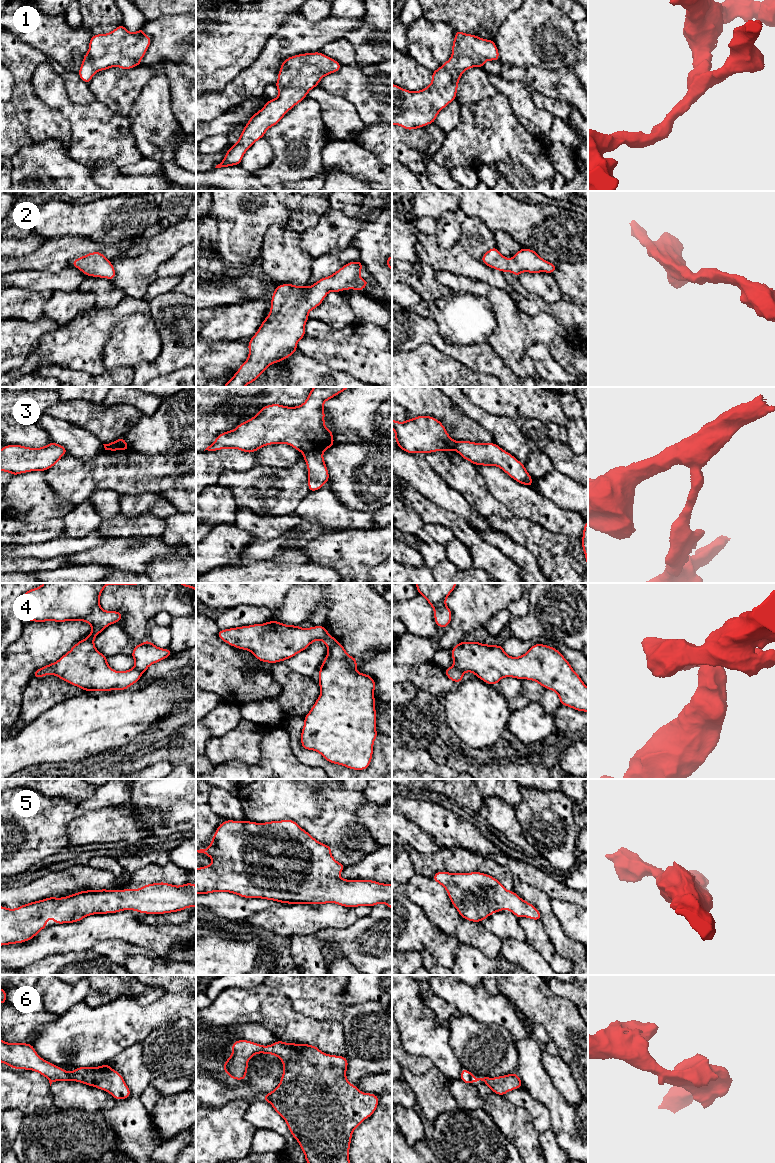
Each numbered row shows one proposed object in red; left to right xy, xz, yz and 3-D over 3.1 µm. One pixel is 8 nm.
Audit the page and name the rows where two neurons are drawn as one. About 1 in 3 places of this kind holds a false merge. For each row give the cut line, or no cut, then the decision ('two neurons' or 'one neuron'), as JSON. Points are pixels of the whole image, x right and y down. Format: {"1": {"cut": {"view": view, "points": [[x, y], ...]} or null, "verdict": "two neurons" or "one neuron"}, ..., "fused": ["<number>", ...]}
{"1": {"cut": null, "verdict": "one neuron"}, "2": {"cut": null, "verdict": "one neuron"}, "3": {"cut": {"view": "xz", "points": [[303, 451], [319, 450], [322, 453]]}, "verdict": "two neurons"}, "4": {"cut": {"view": "xz", "points": [[337, 641], [328, 651]]}, "verdict": "two neurons"}, "5": {"cut": null, "verdict": "one neuron"}, "6": {"cut": null, "verdict": "one neuron"}, "fused": ["3", "4"]}

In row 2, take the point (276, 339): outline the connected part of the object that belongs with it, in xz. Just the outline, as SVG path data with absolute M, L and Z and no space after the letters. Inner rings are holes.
M363 263L345 264L331 276L311 287L280 284L274 290L269 315L247 344L249 355L223 387L245 387L254 382L273 363L287 359L297 351L297 342L305 337L308 312L317 308L331 292L362 291L369 282L360 277Z

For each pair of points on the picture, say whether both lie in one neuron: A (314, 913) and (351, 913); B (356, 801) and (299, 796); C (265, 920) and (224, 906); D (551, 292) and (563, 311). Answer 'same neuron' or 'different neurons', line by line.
A: same neuron
B: same neuron
C: different neurons
D: different neurons

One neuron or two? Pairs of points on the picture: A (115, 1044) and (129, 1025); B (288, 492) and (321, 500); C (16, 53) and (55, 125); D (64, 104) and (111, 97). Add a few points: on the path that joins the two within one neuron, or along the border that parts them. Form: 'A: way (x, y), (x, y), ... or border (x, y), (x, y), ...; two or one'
A: way (115, 1039), (124, 1030); one
B: border (309, 492), (298, 504), (294, 513); two
C: way (23, 71), (23, 93), (37, 108); one
D: border (96, 100), (105, 104), (116, 113); two

